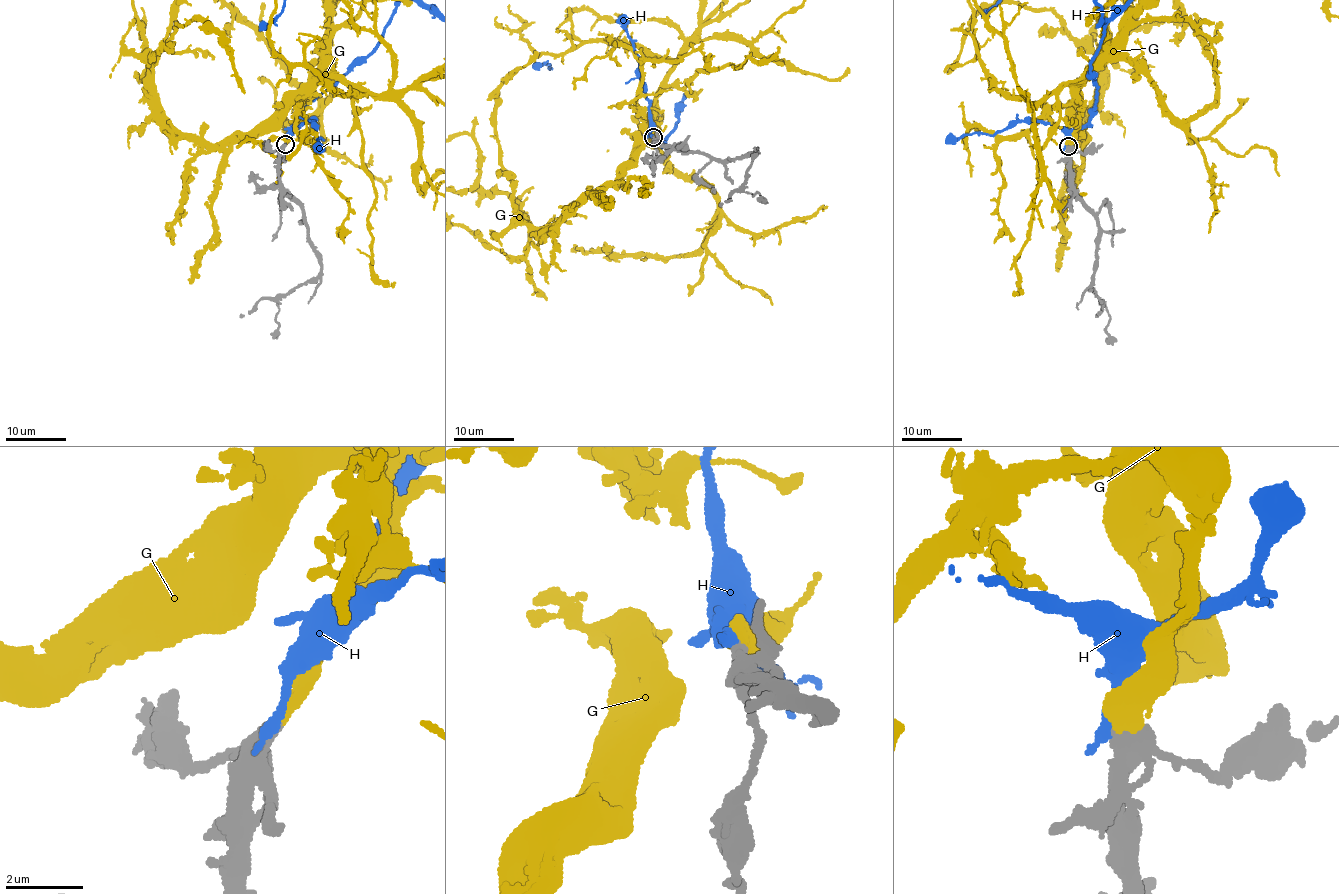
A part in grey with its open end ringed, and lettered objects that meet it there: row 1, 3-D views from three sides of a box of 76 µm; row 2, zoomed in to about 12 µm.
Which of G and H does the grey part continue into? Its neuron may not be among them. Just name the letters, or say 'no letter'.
G

